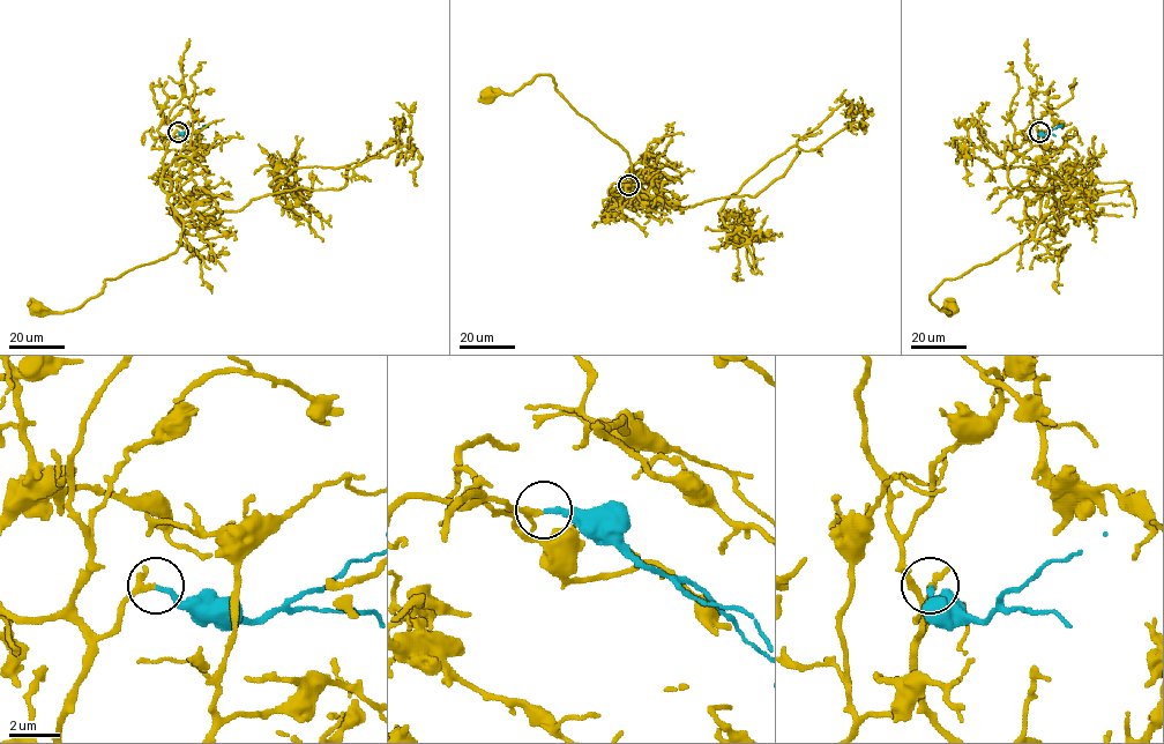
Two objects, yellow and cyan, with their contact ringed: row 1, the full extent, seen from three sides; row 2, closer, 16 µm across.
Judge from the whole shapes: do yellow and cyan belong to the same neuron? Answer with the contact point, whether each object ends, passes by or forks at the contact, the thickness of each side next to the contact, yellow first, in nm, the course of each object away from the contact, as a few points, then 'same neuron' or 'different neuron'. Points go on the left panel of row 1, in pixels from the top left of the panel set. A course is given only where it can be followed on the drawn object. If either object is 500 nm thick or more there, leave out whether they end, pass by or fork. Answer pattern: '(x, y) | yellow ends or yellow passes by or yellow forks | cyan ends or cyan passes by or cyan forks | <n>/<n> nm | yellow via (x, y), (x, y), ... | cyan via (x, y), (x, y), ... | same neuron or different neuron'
(178, 132) | yellow passes by | cyan ends | 220/200 nm | yellow via (178, 132), (161, 183), (184, 224), (177, 250), (106, 278), (80, 306), (37, 309) | cyan via (178, 132), (188, 135), (206, 125) | same neuron

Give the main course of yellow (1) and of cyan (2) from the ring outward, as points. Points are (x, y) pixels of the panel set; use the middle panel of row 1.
1: (628, 185), (612, 192), (635, 183), (628, 154), (579, 114), (550, 75), (537, 75), (512, 94), (487, 96)
2: (628, 185), (644, 192), (656, 207)

